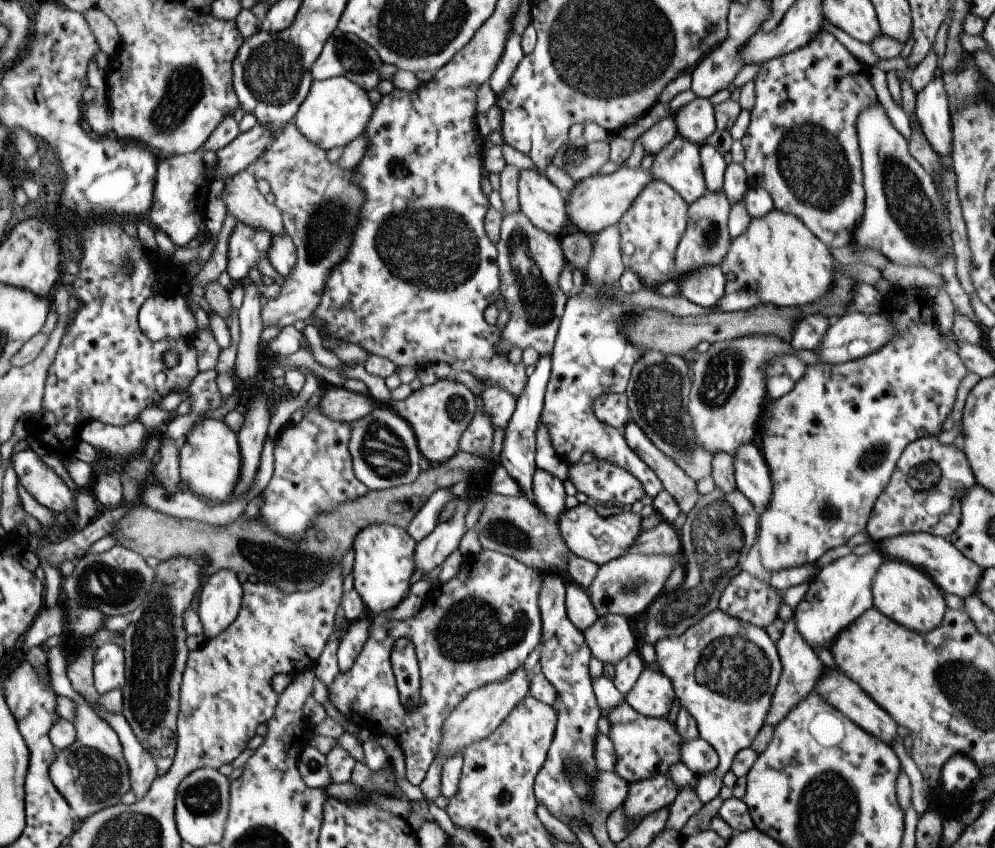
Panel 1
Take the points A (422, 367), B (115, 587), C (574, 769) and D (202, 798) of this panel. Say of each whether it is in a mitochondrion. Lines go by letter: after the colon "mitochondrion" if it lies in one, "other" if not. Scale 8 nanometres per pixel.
A: other
B: mitochondrion
C: mitochondrion
D: mitochondrion

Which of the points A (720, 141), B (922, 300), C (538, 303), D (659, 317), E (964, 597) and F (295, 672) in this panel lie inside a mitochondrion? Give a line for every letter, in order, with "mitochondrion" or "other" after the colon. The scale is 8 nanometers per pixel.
A: other
B: other
C: mitochondrion
D: other
E: other
F: other

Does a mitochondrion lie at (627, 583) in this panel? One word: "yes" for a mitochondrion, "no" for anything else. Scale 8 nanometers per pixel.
yes

